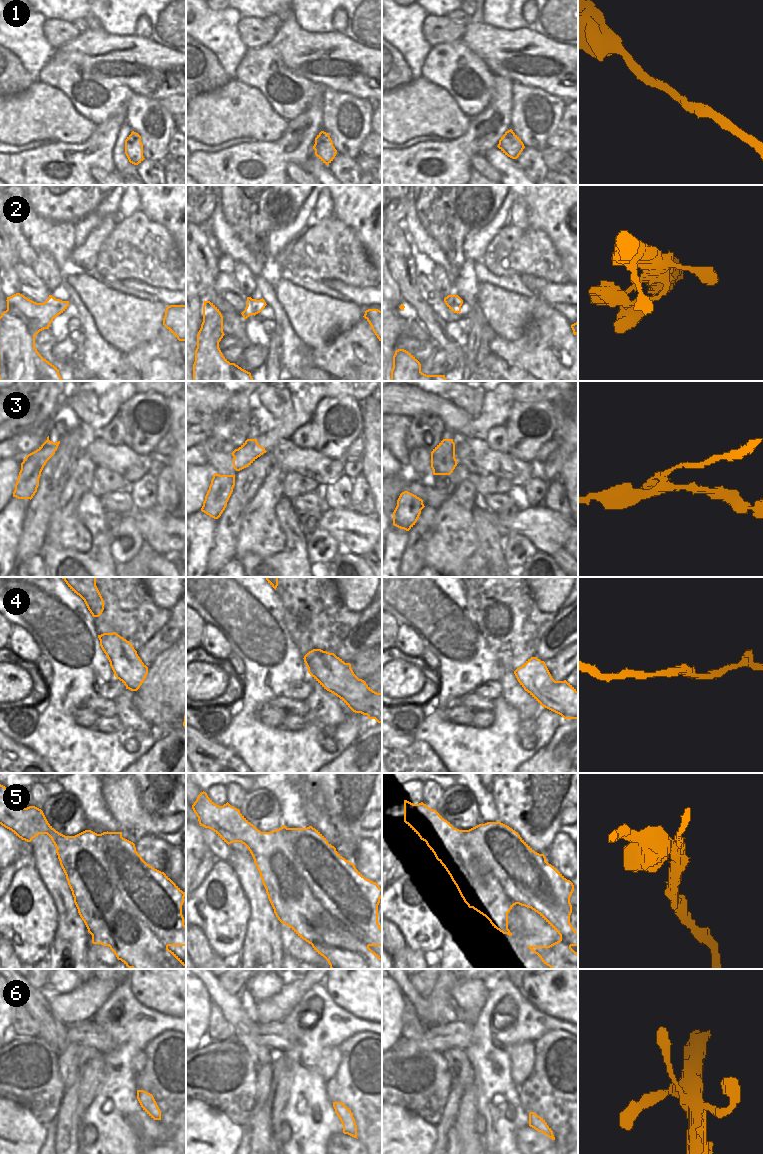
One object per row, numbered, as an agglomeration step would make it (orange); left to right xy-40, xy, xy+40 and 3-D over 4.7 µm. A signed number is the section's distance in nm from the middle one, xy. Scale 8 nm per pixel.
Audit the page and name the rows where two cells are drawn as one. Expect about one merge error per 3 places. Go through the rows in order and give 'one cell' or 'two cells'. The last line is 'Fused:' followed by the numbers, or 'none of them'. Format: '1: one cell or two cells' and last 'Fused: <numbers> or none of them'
1: one cell
2: one cell
3: two cells
4: one cell
5: two cells
6: one cell
Fused: 3, 5

